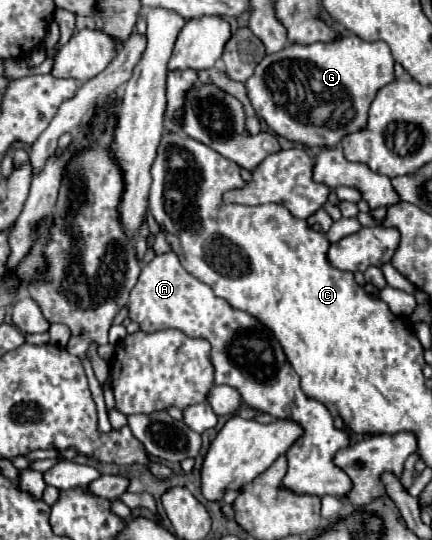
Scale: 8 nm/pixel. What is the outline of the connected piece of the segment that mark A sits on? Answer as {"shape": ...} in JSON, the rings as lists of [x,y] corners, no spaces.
{"shape":[[[173,252],[155,256],[143,266],[127,308],[129,318],[139,322],[145,332],[177,328],[191,338],[207,338],[211,342],[217,384],[237,388],[243,402],[259,412],[267,412],[275,418],[295,418],[295,422],[303,426],[303,436],[287,450],[289,470],[283,478],[285,488],[297,494],[331,494],[335,498],[345,498],[349,494],[353,482],[349,482],[349,476],[339,466],[333,466],[333,454],[347,448],[351,442],[349,432],[345,428],[335,428],[329,410],[301,390],[297,372],[291,368],[281,344],[265,324],[247,312],[233,310],[227,300],[215,296],[207,284],[187,274]]]}

